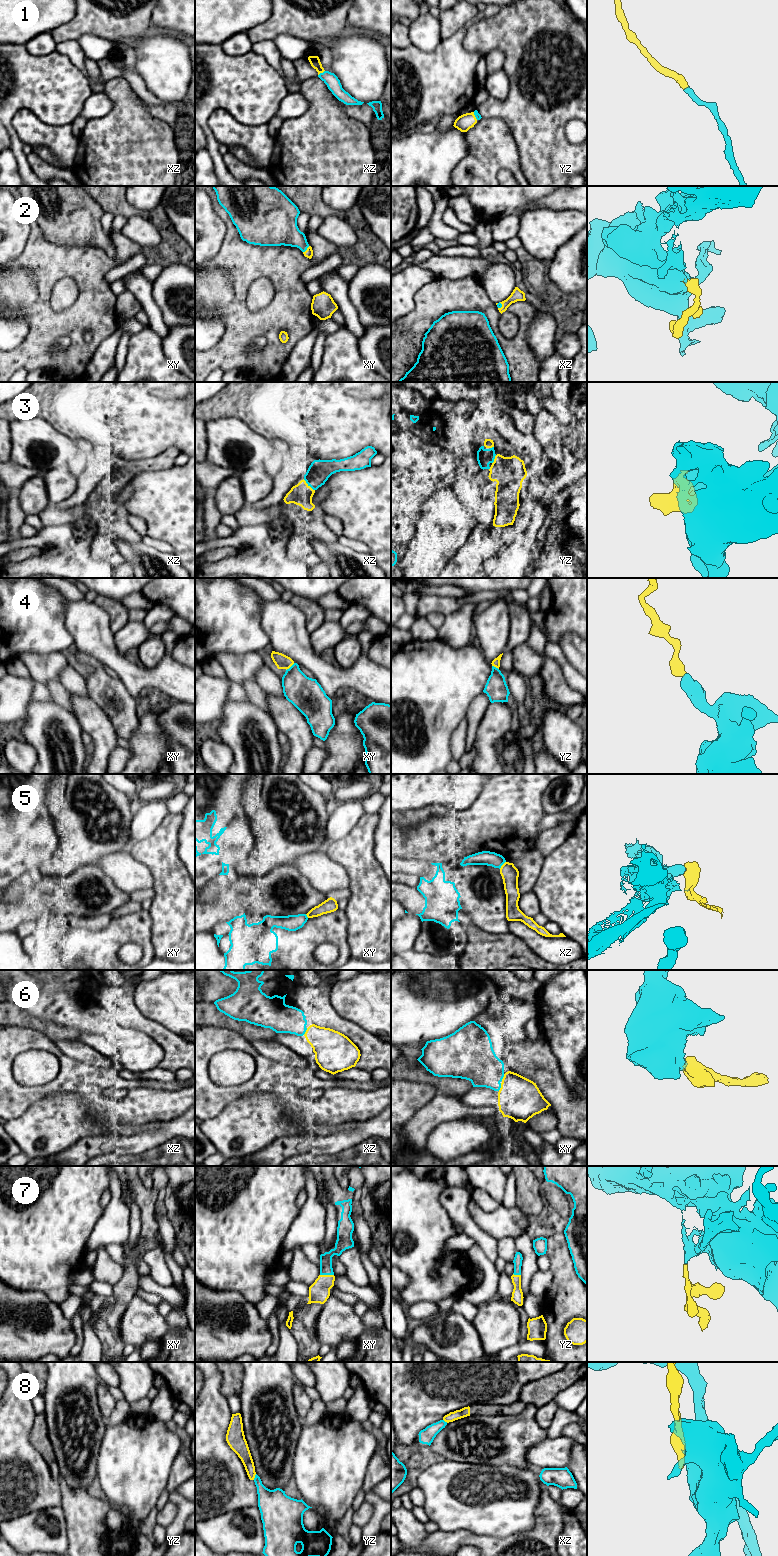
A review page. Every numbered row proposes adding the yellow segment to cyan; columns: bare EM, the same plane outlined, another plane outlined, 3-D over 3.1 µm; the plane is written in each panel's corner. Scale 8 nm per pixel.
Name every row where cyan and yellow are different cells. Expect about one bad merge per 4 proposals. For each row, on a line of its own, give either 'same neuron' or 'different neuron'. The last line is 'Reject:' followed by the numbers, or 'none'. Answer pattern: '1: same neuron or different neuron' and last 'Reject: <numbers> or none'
1: same neuron
2: same neuron
3: same neuron
4: same neuron
5: different neuron
6: same neuron
7: same neuron
8: different neuron
Reject: 5, 8

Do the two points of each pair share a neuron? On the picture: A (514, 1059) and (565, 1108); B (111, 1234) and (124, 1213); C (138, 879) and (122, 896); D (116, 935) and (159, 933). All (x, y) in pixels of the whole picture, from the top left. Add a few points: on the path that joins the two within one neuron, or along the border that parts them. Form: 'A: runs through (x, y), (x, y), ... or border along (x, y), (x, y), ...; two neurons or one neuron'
A: runs through (528, 1065), (557, 1094); one neuron
B: runs through (111, 1229), (119, 1218); one neuron
C: border along (109, 876), (117, 886), (134, 896); two neurons
D: border along (148, 910), (151, 916), (151, 945), (155, 956); two neurons

